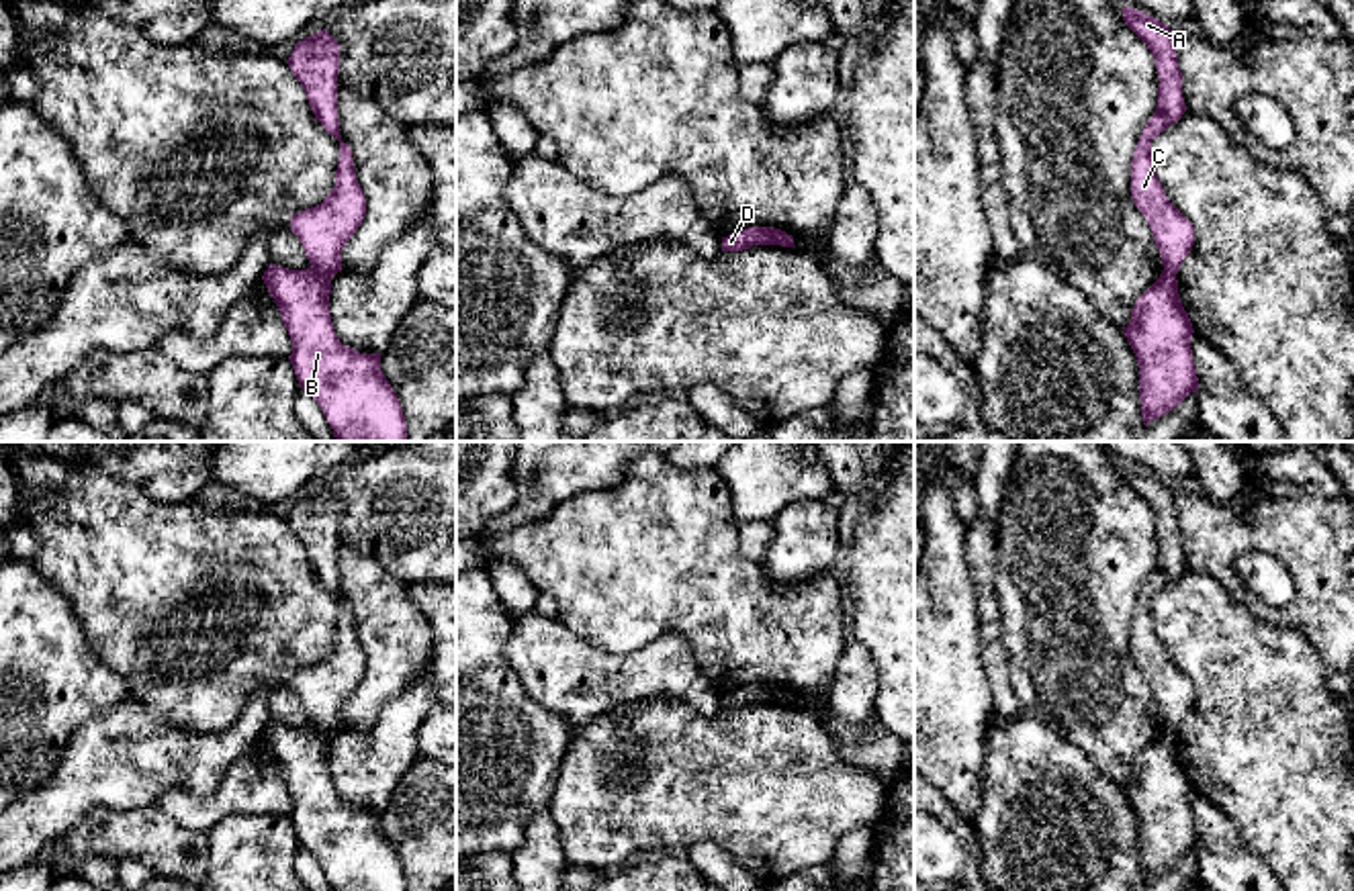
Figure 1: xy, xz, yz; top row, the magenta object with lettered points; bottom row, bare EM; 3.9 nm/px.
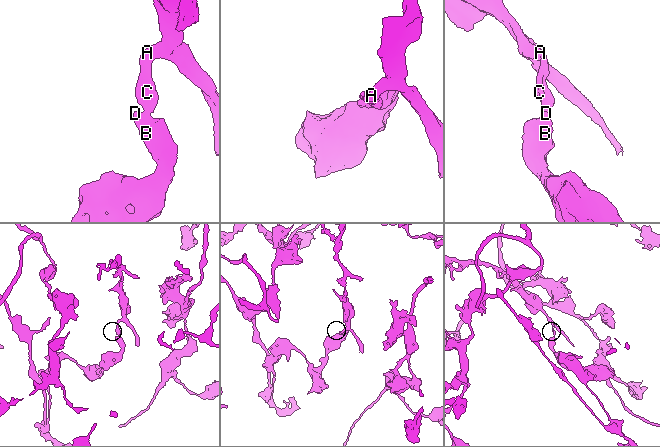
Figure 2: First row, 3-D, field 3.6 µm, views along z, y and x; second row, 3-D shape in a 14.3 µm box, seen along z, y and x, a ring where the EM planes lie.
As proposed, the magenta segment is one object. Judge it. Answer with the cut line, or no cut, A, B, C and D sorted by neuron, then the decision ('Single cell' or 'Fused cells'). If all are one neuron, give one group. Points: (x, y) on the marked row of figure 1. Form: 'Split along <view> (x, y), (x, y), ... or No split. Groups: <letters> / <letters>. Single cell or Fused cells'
Split along xy (311, 266), (330, 278). Groups: A C / B D. Fused cells

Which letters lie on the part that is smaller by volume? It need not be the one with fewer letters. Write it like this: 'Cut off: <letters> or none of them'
Cut off: A, C

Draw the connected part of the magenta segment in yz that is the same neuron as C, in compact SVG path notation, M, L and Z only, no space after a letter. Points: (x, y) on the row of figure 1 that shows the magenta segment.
M1123 6L1123 20L1152 51L1160 78L1156 112L1143 127L1131 161L1131 198L1147 219L1164 272L1176 276L1194 245L1194 227L1166 196L1152 159L1152 141L1186 112L1174 31L1129 6Z

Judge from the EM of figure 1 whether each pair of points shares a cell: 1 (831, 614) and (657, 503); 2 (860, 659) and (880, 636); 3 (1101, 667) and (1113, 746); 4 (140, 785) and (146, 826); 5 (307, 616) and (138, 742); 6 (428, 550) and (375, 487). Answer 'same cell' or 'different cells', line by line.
1: same cell
2: different cells
3: same cell
4: different cells
5: different cells
6: same cell

